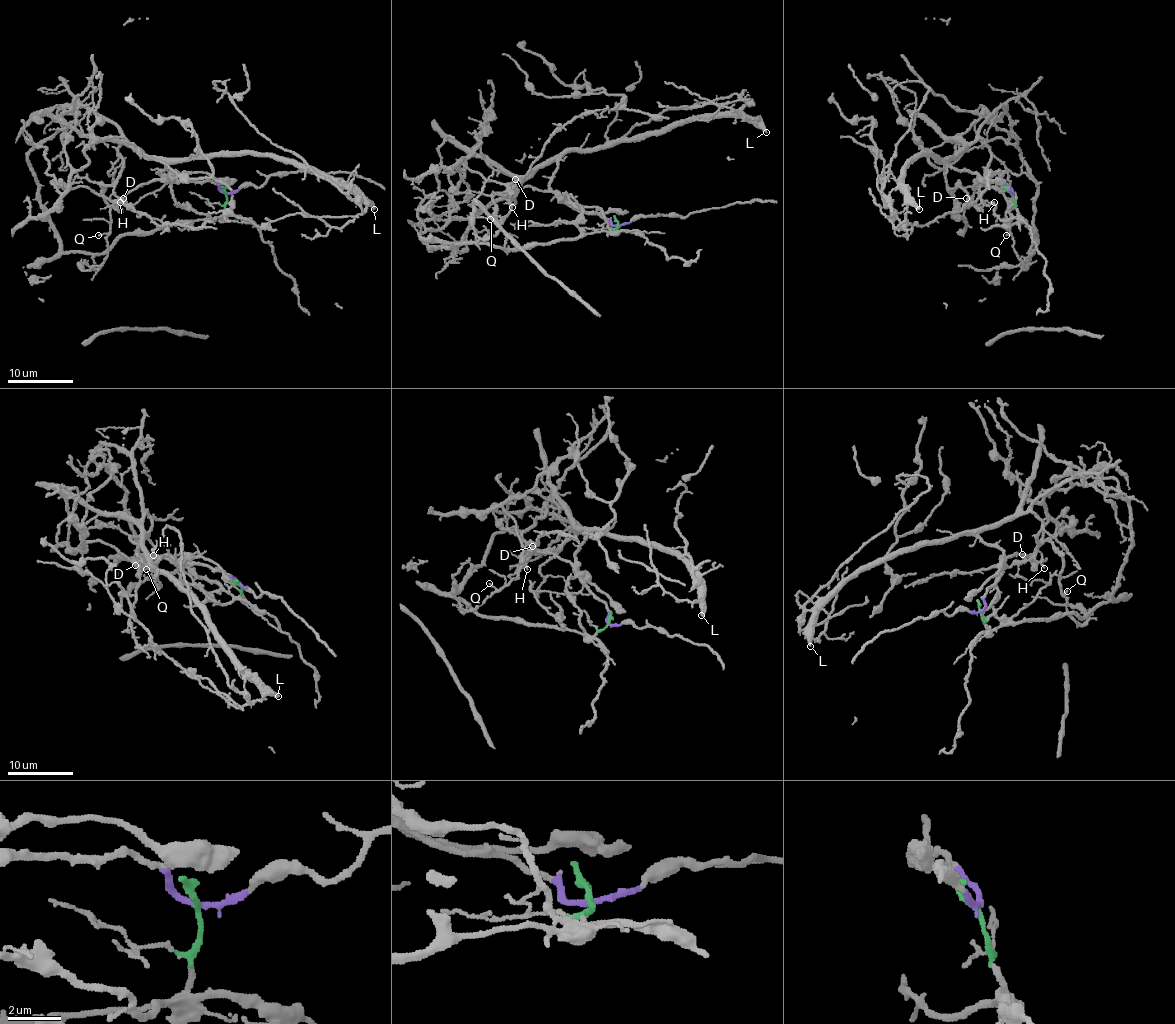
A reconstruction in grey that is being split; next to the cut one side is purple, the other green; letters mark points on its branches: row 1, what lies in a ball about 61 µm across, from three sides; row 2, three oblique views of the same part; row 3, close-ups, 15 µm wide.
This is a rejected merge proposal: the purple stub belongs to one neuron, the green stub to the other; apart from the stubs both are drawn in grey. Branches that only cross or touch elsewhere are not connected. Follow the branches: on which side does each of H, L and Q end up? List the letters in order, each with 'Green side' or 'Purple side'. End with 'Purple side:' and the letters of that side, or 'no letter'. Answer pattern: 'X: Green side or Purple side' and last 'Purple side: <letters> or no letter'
H: Purple side
L: Purple side
Q: Purple side
Purple side: H, L, Q

